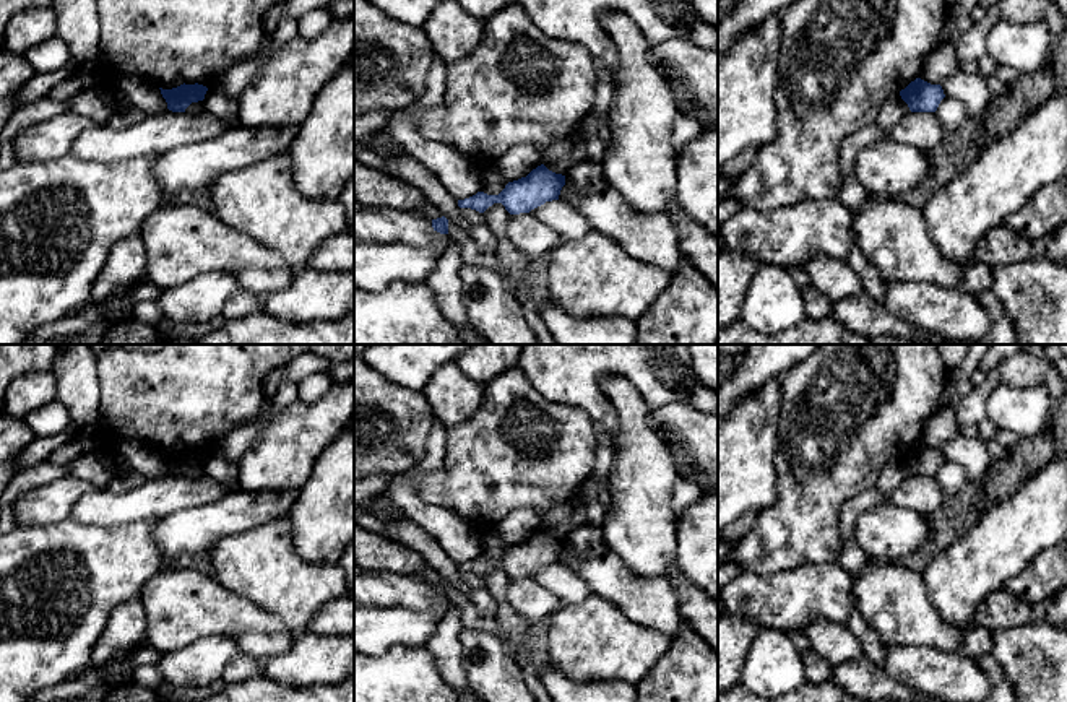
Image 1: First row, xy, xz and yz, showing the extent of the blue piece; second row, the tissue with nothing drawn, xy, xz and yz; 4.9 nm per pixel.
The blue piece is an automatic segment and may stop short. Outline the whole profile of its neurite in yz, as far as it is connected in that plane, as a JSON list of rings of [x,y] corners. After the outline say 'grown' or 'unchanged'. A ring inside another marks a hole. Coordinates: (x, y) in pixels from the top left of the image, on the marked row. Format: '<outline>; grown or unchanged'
[[[916,78],[901,89],[900,96],[911,112],[935,112],[940,101],[945,98],[940,84],[931,84],[921,78]]]; unchanged

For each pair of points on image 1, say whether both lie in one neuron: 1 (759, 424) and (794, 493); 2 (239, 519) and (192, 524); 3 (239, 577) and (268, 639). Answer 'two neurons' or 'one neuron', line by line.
1: two neurons
2: one neuron
3: two neurons

